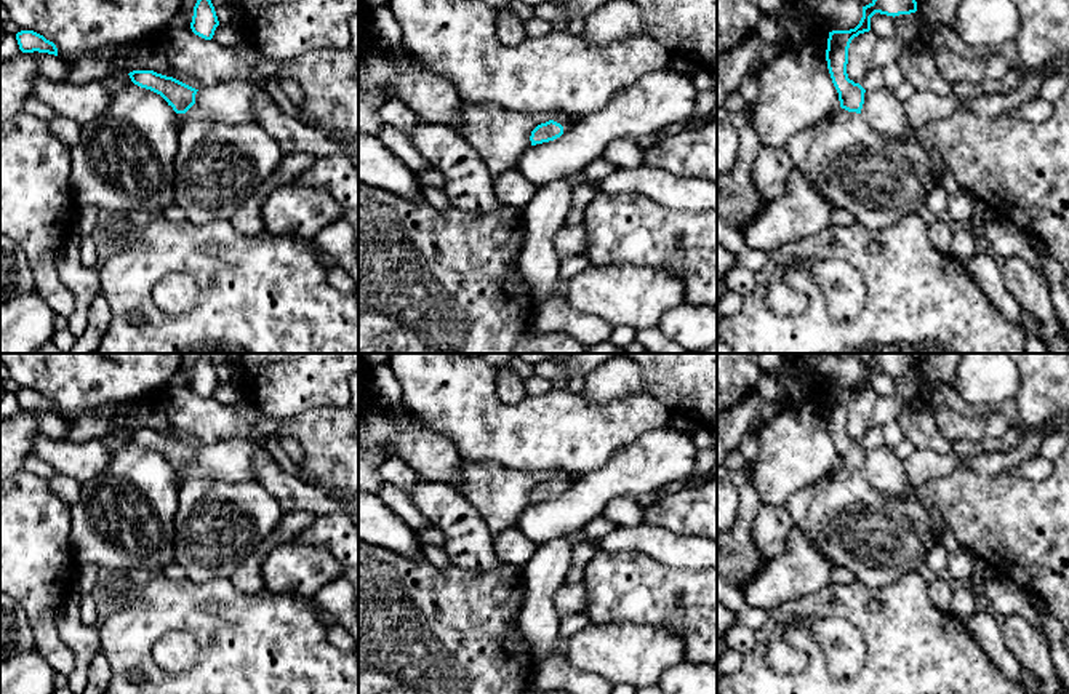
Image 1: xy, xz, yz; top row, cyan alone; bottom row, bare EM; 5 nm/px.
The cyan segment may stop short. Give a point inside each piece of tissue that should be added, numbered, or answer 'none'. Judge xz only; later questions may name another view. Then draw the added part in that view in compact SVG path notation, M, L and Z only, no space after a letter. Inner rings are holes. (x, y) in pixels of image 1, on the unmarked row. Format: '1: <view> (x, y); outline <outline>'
1: xz (567, 480); outline M554 473L552 478L560 481L563 485L563 491L567 491L576 481L578 475Z

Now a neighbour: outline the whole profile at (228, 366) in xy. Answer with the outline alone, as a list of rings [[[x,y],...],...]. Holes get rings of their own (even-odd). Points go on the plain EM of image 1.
[[[208,353],[211,358],[219,382],[242,381],[242,360],[238,353]]]

